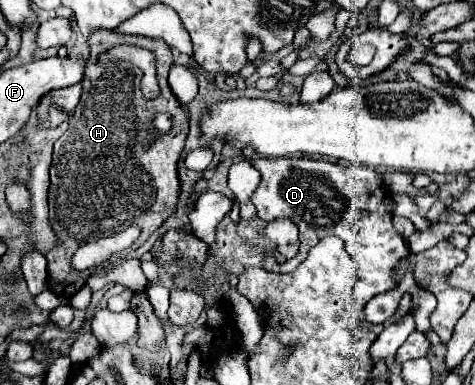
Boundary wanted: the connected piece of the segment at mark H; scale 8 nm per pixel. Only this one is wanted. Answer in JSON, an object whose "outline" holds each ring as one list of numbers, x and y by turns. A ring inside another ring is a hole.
{"outline":[[109,29,93,31,93,35,89,35,89,47,91,57,81,81,83,95,75,107,75,115,69,121,67,133,63,133,55,143,51,165,49,219,61,243,45,257,49,289,59,297,73,297,87,283,87,277,95,273,95,269,77,271,71,267,71,257,79,245,137,225,141,227,141,235,135,241,135,247,139,247,173,213,179,195,177,161,185,145,189,123,187,107,179,103,167,83,173,57,165,41,137,35,117,35,115,29],[121,43,155,51,157,81,161,87,157,99,143,97,143,75,139,67,125,61,109,61,105,65,99,63,101,53],[157,111,169,111,169,115,173,115,173,131,149,143,149,119,153,119]]}

